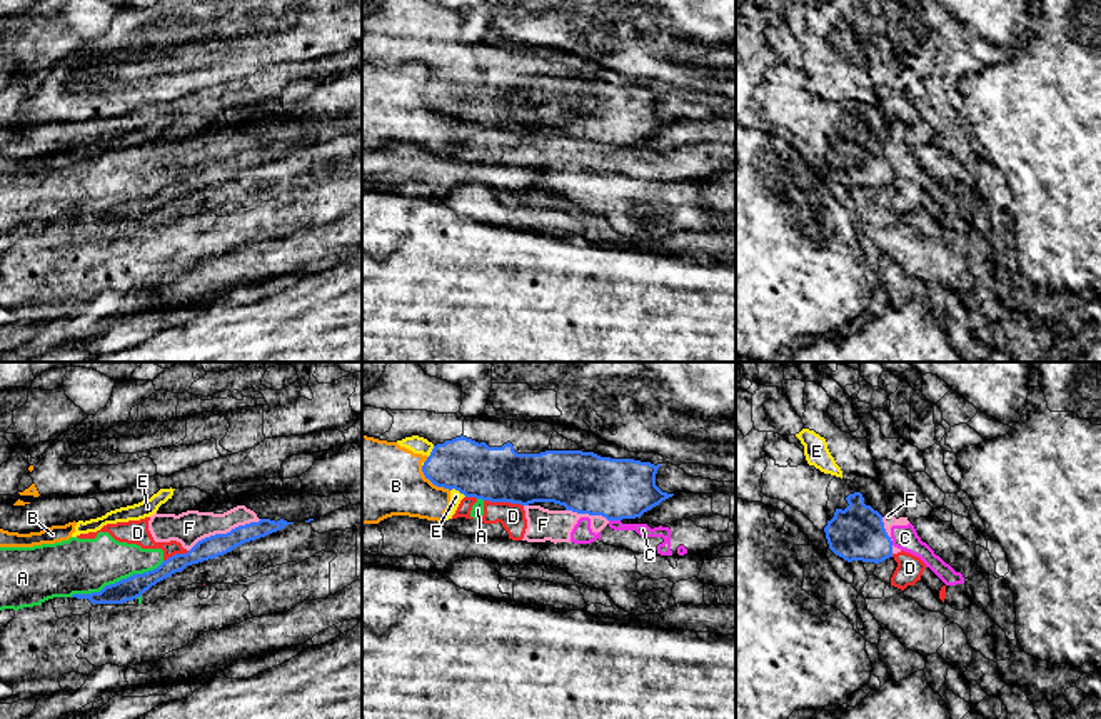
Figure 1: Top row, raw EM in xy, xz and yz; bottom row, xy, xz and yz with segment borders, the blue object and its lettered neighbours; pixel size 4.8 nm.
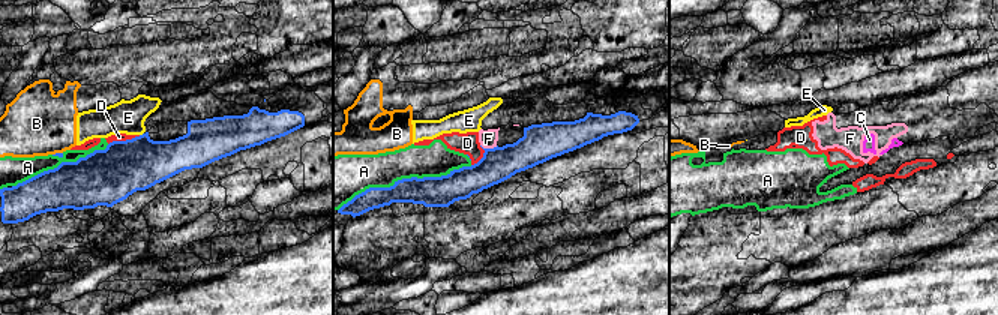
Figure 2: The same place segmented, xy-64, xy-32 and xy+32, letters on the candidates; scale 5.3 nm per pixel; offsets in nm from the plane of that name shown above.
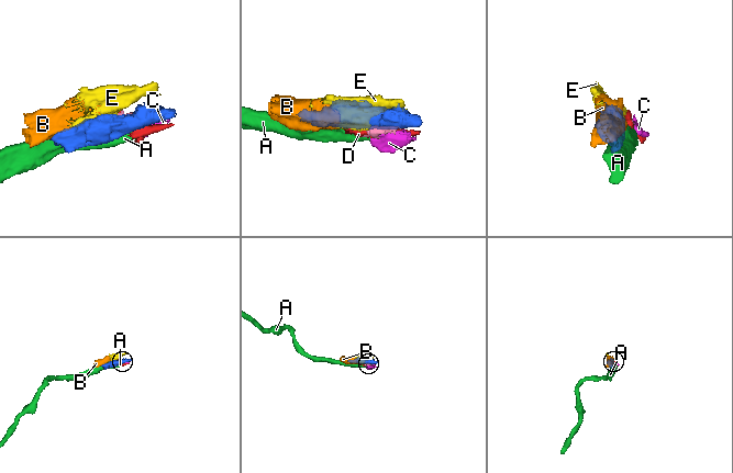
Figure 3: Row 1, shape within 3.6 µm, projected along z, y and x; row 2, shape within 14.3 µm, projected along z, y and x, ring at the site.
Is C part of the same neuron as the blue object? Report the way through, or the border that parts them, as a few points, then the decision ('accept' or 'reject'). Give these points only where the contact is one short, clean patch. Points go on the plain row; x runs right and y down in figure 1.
reject

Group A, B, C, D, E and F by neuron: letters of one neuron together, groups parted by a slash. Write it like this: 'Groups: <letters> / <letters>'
Groups: A C D F / B E

